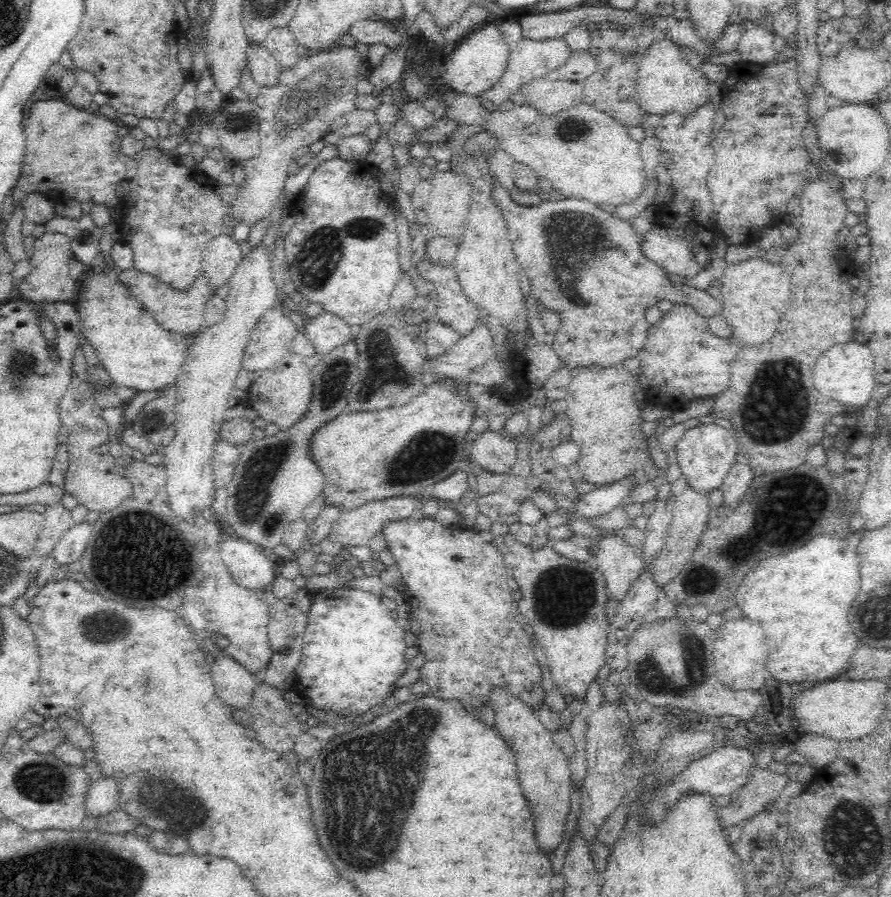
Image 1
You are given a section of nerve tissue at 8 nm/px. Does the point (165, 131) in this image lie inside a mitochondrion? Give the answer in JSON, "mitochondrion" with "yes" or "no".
{"mitochondrion":"no"}

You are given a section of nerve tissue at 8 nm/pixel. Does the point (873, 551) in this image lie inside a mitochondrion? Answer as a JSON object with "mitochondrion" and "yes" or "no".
{"mitochondrion":"no"}

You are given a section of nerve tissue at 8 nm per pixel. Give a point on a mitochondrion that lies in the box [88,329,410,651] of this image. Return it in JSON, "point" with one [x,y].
{"point":[137,536]}

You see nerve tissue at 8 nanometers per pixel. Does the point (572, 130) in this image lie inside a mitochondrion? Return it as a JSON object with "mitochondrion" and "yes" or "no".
{"mitochondrion":"yes"}

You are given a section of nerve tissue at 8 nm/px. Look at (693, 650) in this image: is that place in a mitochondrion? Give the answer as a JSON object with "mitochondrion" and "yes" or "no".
{"mitochondrion":"yes"}

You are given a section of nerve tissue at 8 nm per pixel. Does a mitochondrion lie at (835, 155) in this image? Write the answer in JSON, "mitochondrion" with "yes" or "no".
{"mitochondrion":"no"}

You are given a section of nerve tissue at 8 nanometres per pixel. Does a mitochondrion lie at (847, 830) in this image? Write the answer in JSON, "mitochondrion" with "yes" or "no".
{"mitochondrion":"yes"}

